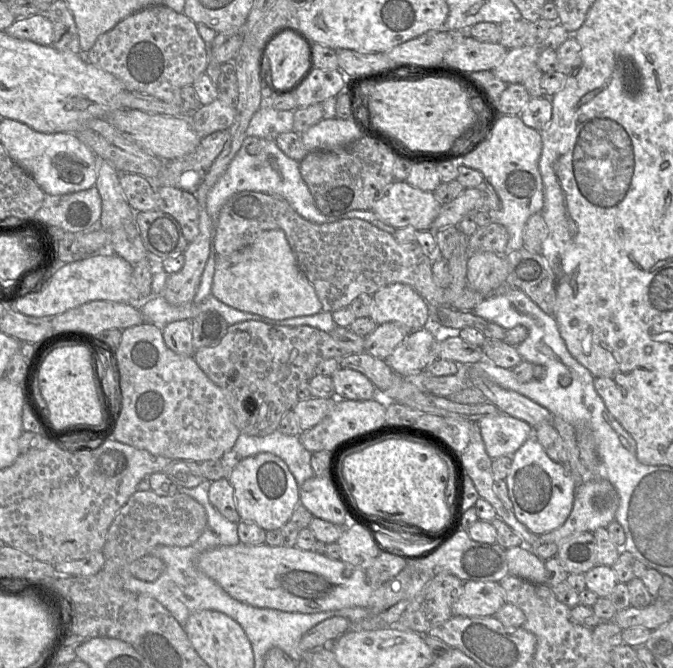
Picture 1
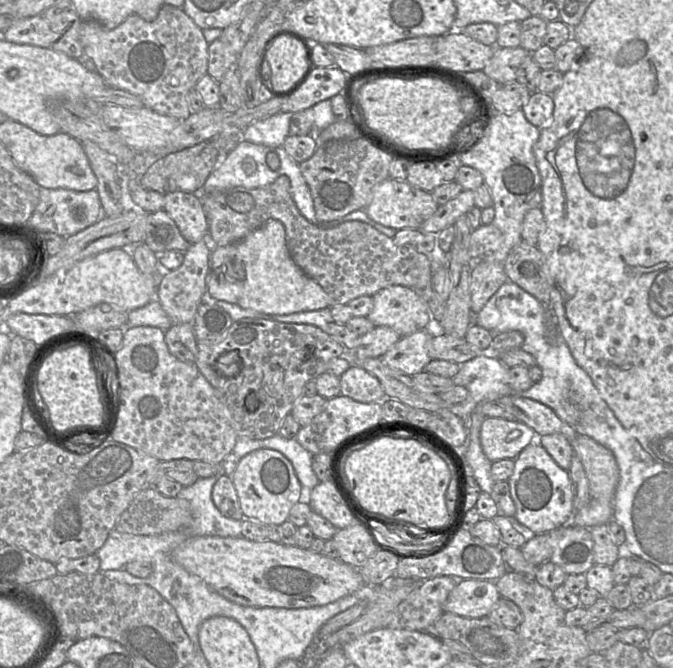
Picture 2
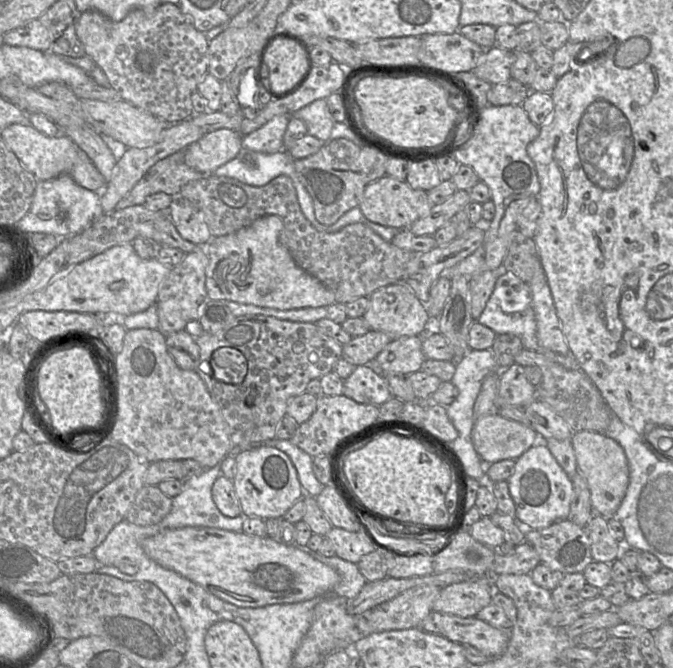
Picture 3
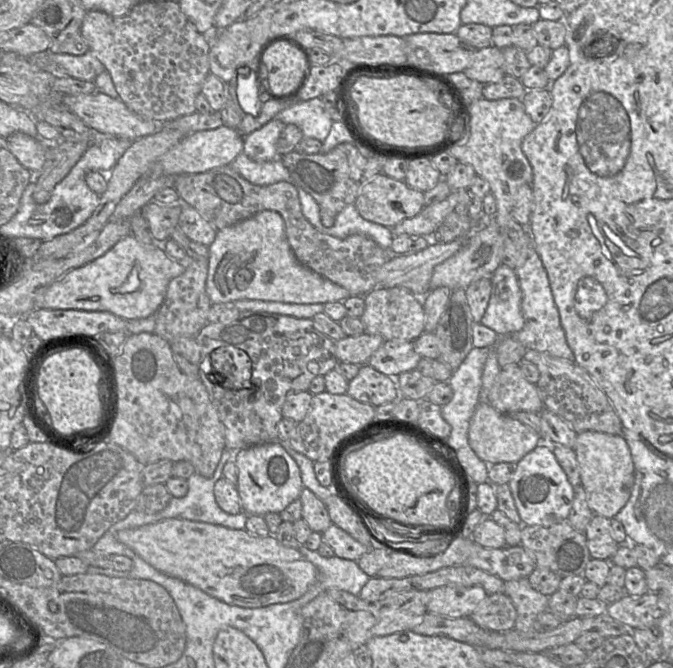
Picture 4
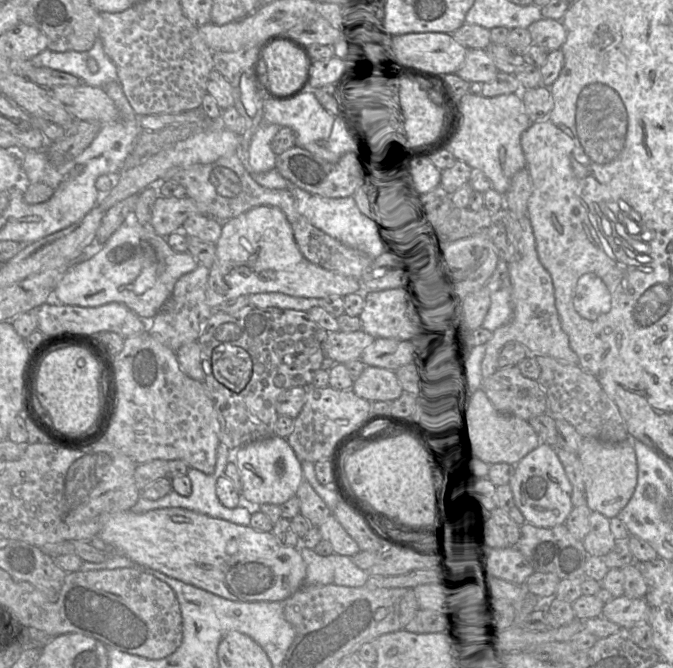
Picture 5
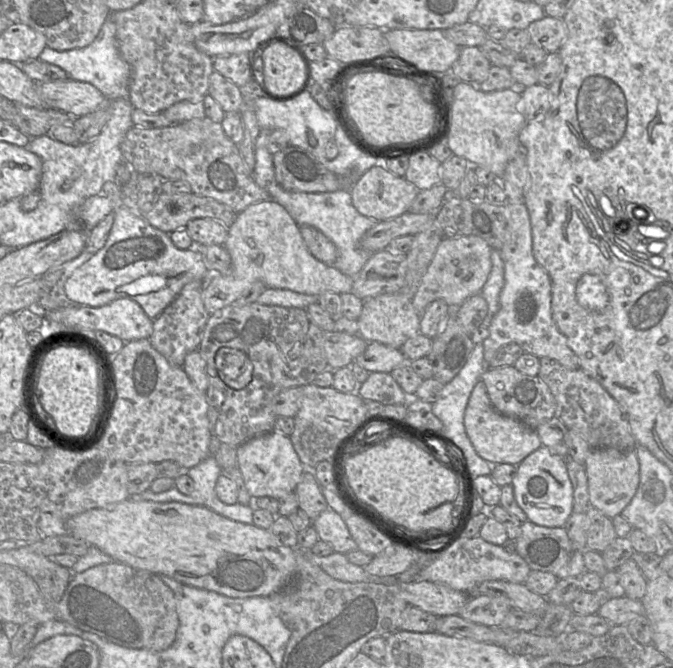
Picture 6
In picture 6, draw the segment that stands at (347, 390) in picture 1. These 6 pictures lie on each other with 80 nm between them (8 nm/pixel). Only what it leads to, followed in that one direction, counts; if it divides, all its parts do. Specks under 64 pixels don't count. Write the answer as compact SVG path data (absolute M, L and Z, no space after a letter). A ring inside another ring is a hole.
M371 372L356 393L364 400L385 405L407 404L409 398L390 373Z

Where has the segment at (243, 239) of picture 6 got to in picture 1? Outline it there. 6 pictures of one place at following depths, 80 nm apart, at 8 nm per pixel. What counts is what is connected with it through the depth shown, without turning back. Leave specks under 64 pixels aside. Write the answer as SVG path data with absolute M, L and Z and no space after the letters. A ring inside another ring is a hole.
M279 228L263 231L251 244L230 255L218 256L216 252L211 293L233 308L275 320L314 315L322 311L321 302L313 285L298 266L285 232Z

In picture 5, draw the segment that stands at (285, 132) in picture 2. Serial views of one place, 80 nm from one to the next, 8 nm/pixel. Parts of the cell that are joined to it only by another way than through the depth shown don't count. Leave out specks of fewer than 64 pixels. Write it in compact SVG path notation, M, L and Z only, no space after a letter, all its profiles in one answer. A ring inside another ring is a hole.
M263 122L253 135L247 150L247 168L250 173L268 172L276 168L277 155L271 149L271 141L281 126Z

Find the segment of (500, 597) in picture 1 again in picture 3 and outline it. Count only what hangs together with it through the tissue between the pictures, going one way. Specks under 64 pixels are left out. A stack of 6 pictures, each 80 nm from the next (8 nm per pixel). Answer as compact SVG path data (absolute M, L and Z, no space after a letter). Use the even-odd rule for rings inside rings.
M465 581L441 588L432 610L458 617L475 617L493 596L491 581Z

